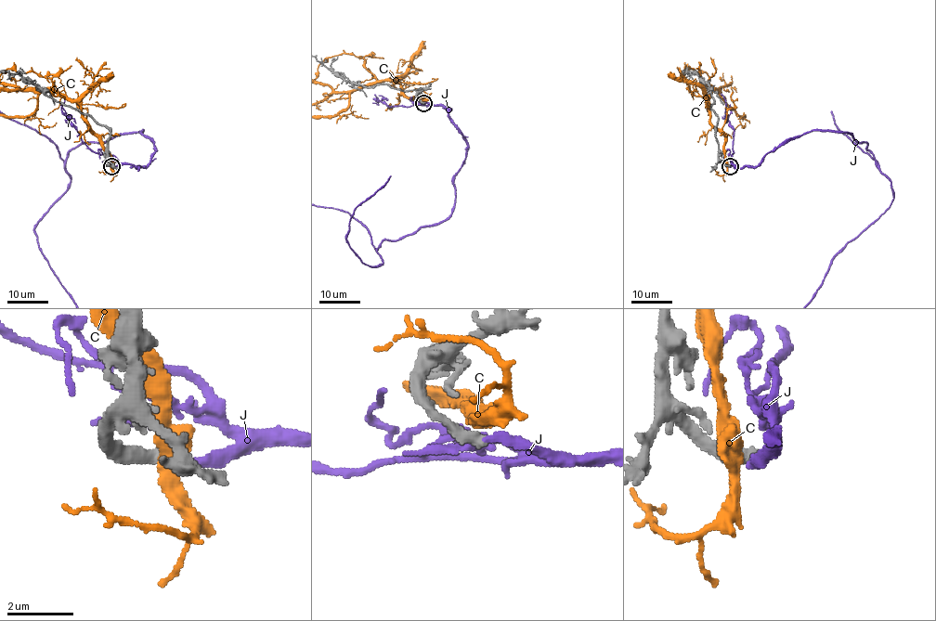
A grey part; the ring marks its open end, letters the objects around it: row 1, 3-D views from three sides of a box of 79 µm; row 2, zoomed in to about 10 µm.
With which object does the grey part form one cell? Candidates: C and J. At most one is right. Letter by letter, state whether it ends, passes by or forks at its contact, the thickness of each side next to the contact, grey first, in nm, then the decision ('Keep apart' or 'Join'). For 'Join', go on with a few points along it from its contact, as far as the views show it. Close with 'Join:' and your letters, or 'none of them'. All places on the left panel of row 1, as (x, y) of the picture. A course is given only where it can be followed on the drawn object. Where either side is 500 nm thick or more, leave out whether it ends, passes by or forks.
C: It forks there. Thickness 440 nm (grey) against 420 nm. Keep apart
J: It ends there. Thickness 400 nm (grey) against 260 nm. Keep apart
Join: none of them

